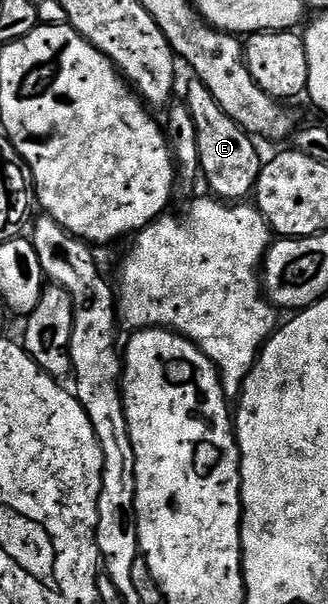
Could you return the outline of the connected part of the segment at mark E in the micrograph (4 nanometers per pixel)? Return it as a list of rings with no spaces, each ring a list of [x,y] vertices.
[[[191,79],[187,85],[185,103],[189,107],[189,115],[193,115],[193,127],[197,127],[197,148],[201,151],[202,180],[216,198],[228,203],[239,203],[250,198],[259,181],[261,160],[256,138],[247,133],[225,111],[221,111],[221,103],[209,95],[209,91],[197,79]]]

